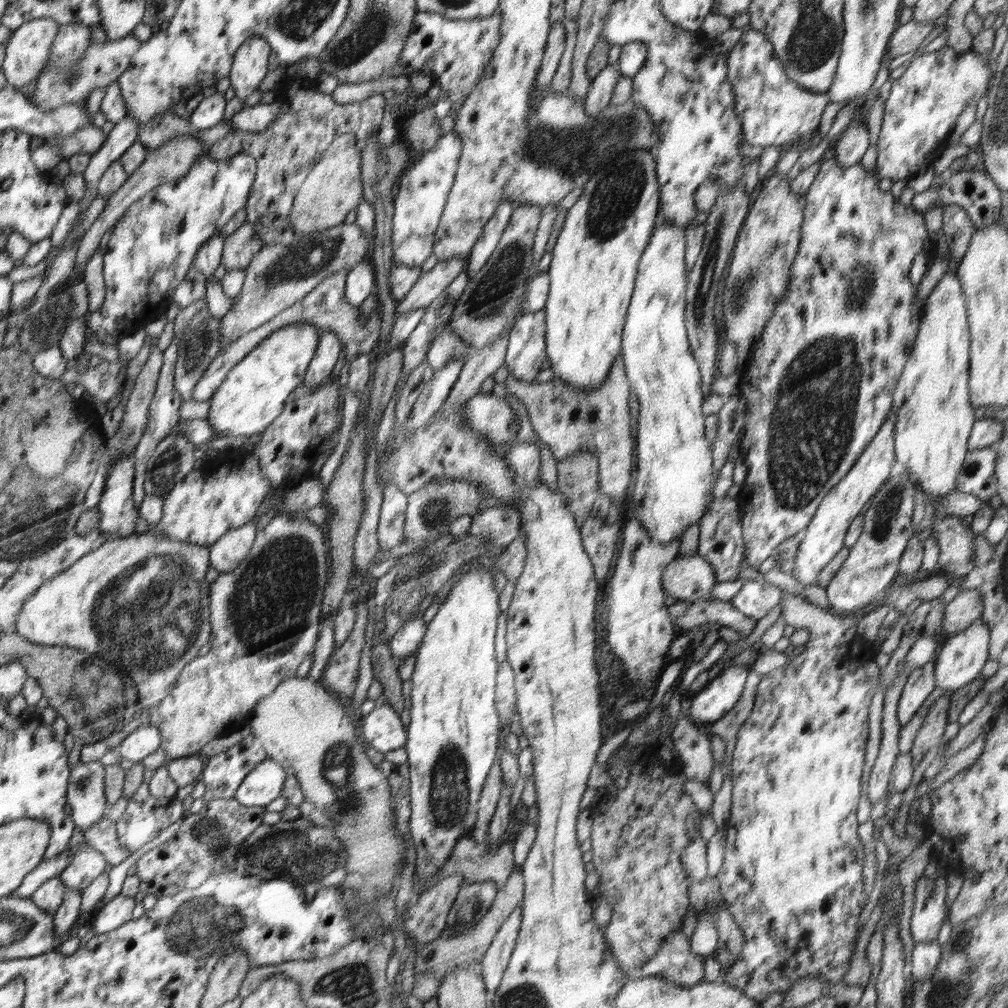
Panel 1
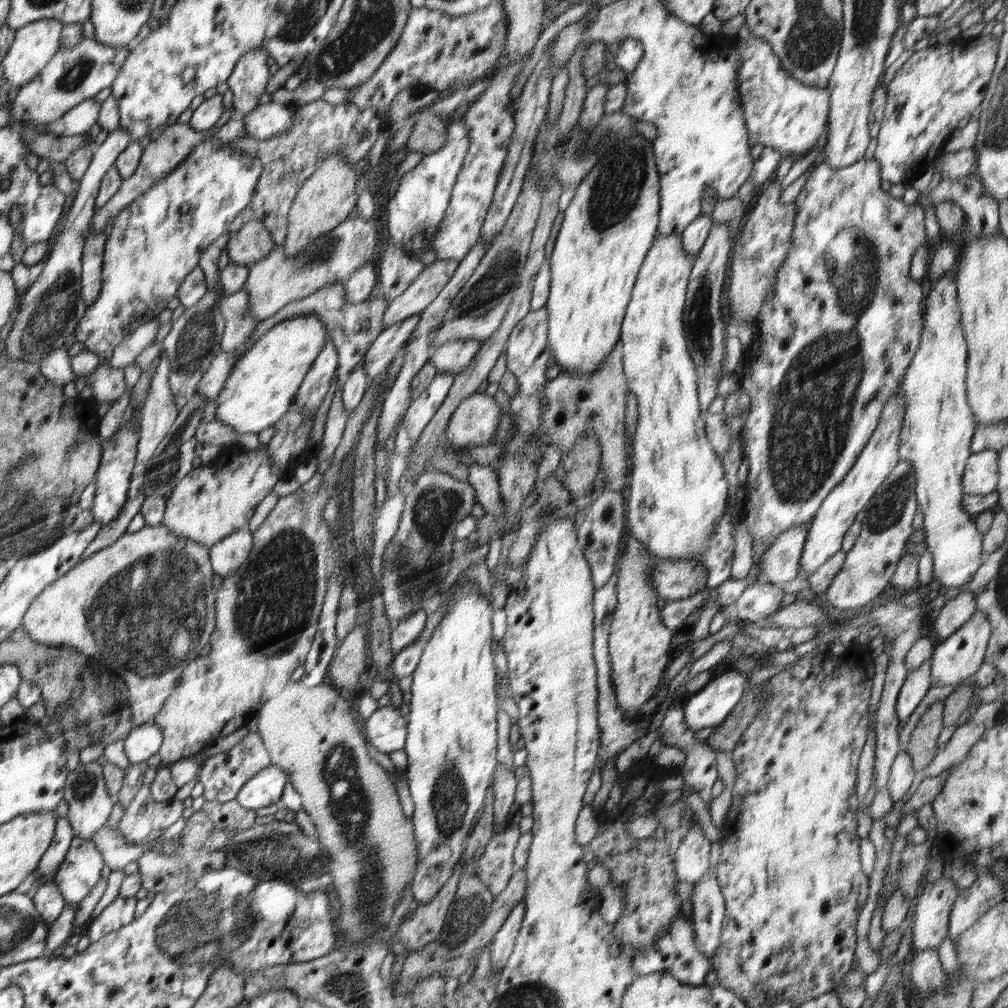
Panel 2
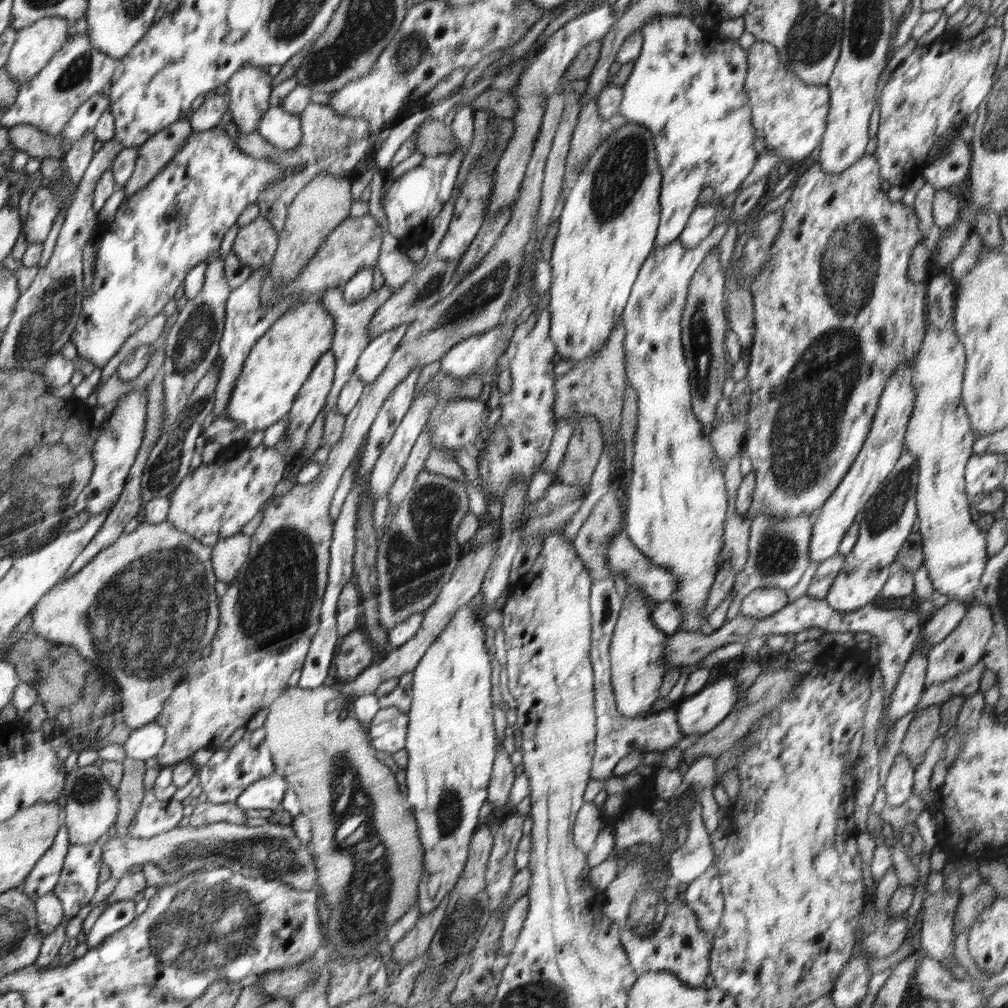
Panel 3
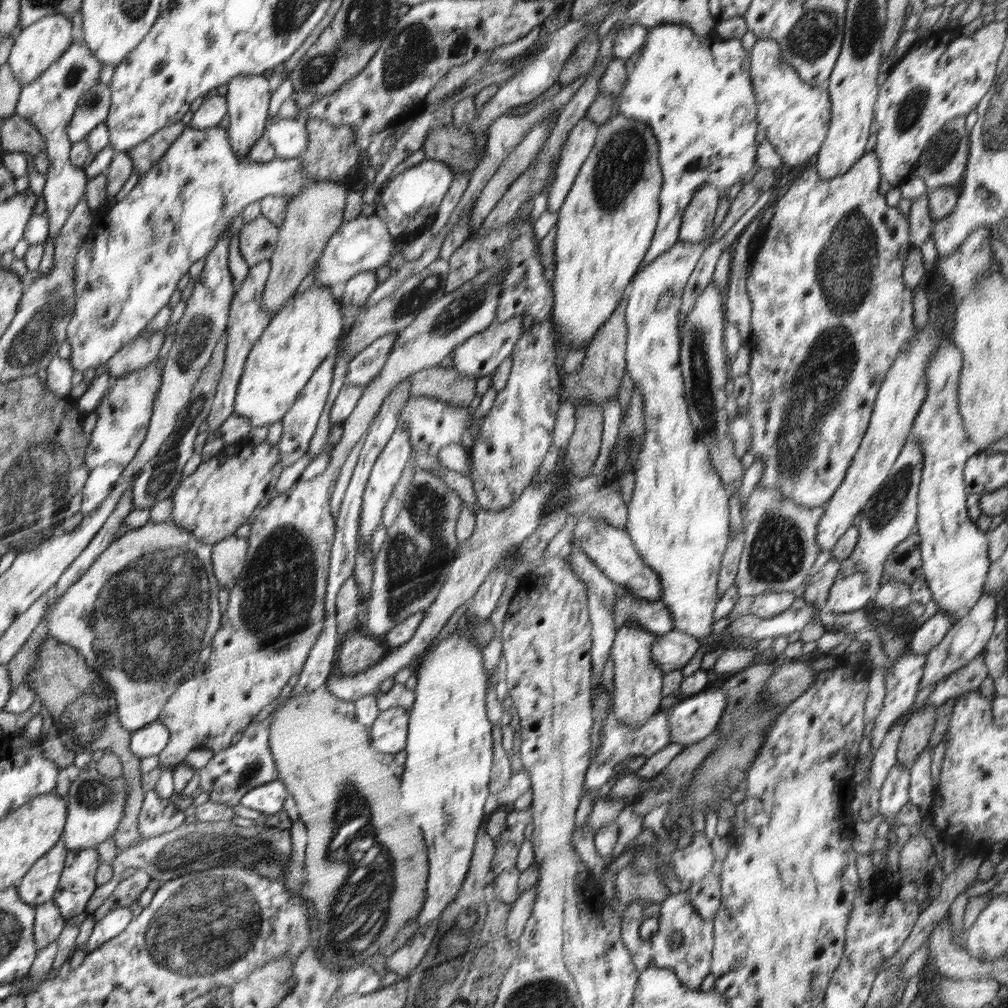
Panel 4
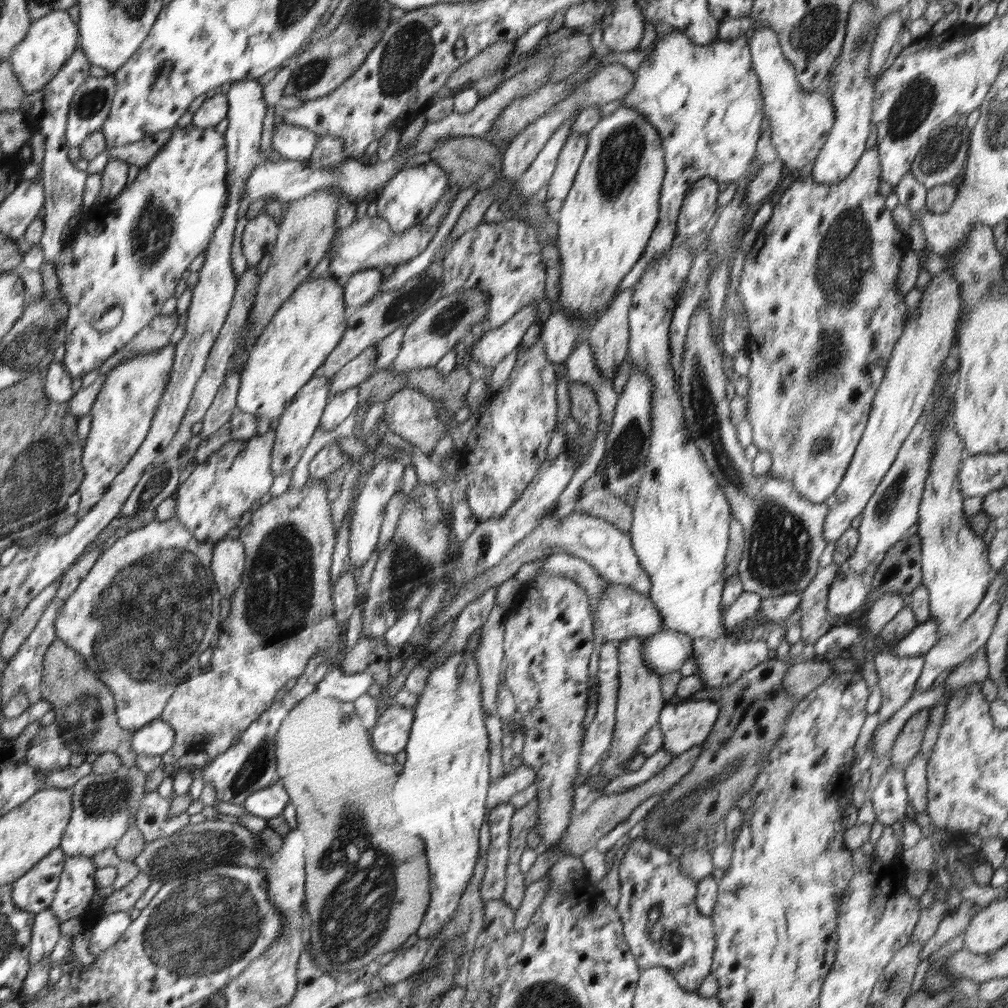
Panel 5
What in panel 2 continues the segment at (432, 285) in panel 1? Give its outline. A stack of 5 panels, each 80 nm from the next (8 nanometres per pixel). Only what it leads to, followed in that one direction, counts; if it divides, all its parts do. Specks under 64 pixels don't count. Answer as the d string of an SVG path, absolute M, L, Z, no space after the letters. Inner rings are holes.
M436 259L430 266L425 266L400 296L388 302L381 322L383 328L410 319L414 315L421 315L446 286L458 265L456 260Z

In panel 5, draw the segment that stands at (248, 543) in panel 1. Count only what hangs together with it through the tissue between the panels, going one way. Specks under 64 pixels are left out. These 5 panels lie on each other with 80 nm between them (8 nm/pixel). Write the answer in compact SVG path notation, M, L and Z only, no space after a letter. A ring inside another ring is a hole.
M222 539L214 549L213 571L221 593L232 598L241 583L245 567L245 548L240 539Z

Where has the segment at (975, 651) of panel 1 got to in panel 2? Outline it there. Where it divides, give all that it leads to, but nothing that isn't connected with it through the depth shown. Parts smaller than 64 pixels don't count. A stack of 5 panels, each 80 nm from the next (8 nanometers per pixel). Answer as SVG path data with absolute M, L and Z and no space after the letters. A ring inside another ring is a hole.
M976 609L975 613L954 634L939 641L929 660L932 664L930 672L932 687L958 686L972 678L986 658L990 635L991 624L988 617Z

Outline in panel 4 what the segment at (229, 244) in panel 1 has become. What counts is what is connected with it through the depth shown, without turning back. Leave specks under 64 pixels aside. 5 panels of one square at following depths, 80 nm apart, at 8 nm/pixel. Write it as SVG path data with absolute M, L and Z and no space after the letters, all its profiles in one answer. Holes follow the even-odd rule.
M260 215L252 222L244 224L240 230L238 236L240 253L250 267L255 267L273 255L278 238L279 228Z

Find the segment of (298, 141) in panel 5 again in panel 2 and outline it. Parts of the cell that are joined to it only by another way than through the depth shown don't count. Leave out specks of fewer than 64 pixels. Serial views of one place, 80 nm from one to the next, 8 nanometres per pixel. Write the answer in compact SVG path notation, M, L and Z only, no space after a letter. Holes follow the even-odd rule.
M282 103L258 105L243 119L247 134L260 140L286 134L291 128L293 112Z

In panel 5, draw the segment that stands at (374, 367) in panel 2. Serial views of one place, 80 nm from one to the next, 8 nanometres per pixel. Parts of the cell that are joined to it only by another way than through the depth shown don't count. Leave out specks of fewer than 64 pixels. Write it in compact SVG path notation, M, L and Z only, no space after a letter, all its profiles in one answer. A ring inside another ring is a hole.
M375 344L363 350L356 358L346 363L331 379L329 396L342 392L348 388L357 387L366 377L376 372L373 364L377 355Z

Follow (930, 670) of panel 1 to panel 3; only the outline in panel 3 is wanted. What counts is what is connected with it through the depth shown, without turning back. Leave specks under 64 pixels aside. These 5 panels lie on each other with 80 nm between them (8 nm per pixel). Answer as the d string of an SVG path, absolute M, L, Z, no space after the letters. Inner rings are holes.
M913 654L906 662L906 668L898 678L898 686L890 696L890 702L885 712L884 725L893 725L896 720L914 710L926 690L926 669L928 660L923 654Z

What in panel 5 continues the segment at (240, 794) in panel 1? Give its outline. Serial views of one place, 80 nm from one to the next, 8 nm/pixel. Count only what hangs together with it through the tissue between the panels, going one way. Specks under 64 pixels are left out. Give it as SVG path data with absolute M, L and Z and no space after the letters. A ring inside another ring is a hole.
M280 781L268 789L254 792L244 802L244 808L254 816L267 820L282 814L289 803L289 797Z

